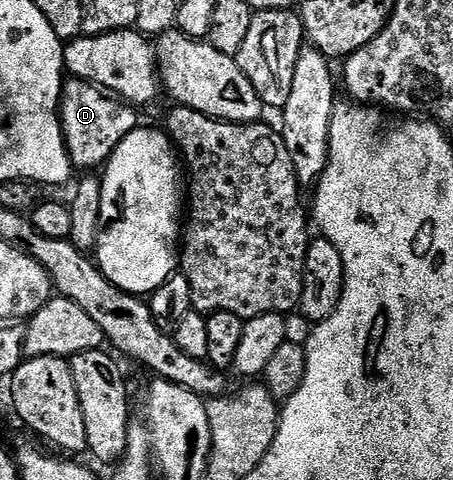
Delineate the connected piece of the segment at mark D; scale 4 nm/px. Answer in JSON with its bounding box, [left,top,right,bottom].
[59,77,138,172]

